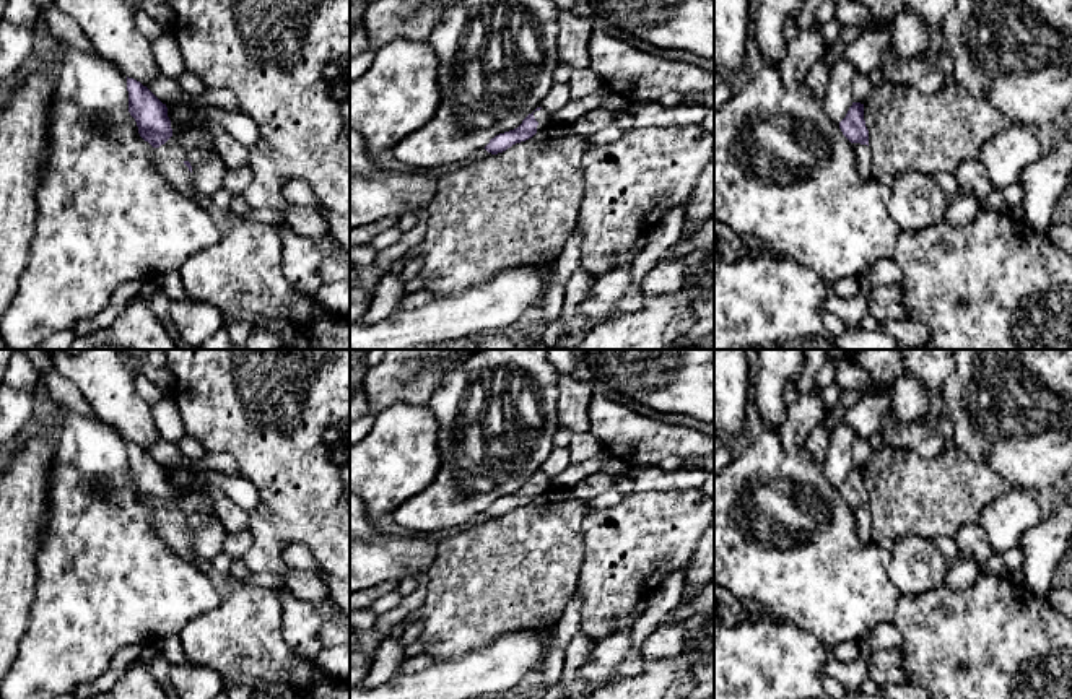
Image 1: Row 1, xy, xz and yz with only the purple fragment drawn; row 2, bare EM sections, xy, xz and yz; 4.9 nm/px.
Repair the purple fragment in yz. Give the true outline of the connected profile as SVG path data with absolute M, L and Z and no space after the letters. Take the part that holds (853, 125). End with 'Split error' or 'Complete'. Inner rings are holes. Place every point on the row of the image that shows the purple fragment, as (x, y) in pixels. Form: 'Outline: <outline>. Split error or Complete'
Outline: M852 102L846 117L839 122L839 128L854 146L857 172L862 177L874 176L869 130L864 120L864 104Z. Split error

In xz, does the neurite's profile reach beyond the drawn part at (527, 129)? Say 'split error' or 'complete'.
split error

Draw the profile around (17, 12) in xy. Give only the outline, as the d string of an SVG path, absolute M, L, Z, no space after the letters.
M8 0L3 11L3 20L11 24L34 29L39 20L39 8L34 0Z

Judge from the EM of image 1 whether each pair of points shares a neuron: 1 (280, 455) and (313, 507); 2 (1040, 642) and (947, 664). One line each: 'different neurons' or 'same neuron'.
1: same neuron
2: same neuron

